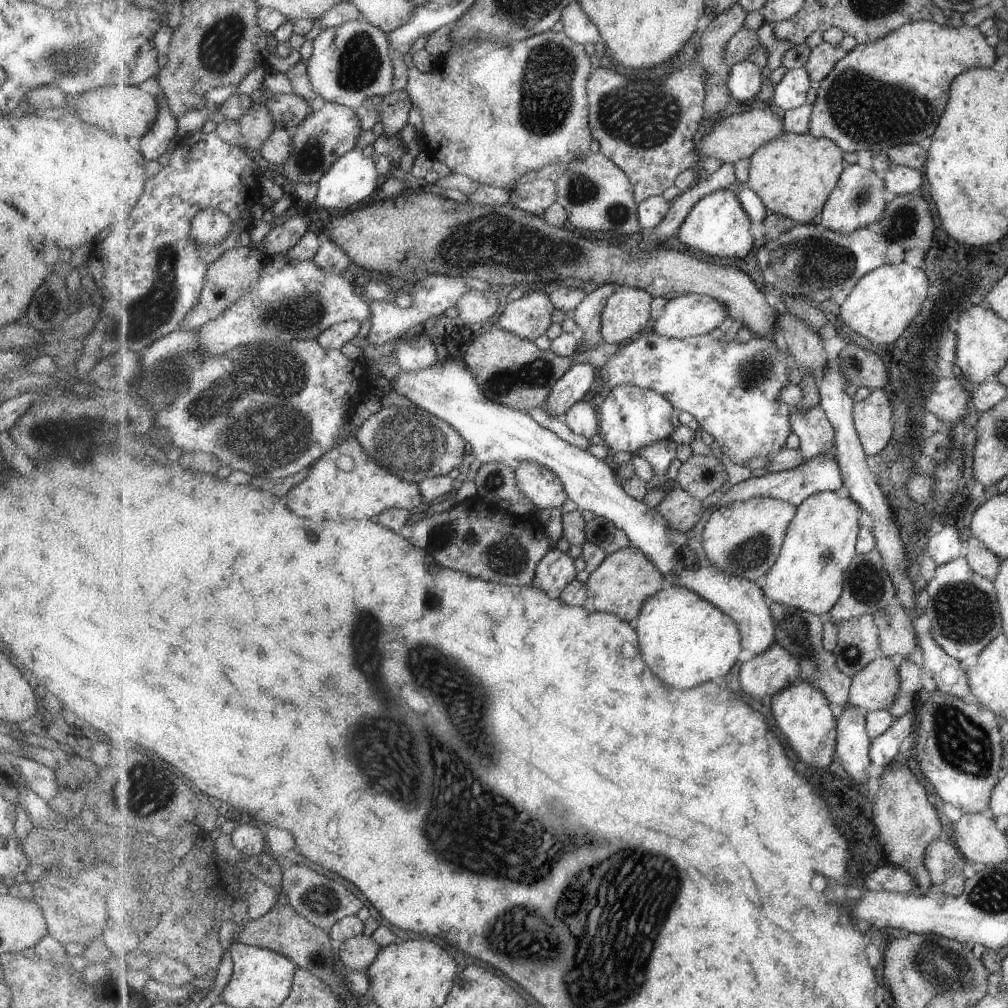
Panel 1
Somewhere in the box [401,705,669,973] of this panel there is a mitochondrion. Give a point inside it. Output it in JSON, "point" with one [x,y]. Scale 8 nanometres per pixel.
{"point":[504,936]}

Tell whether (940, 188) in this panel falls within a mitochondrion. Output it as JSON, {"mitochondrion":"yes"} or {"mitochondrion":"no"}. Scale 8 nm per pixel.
{"mitochondrion":"no"}

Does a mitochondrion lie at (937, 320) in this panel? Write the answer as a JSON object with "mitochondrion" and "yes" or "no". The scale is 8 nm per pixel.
{"mitochondrion":"no"}

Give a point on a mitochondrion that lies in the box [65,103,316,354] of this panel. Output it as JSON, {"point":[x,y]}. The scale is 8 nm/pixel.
{"point":[153,311]}

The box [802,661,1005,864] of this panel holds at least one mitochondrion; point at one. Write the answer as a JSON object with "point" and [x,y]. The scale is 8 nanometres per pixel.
{"point":[963,745]}

